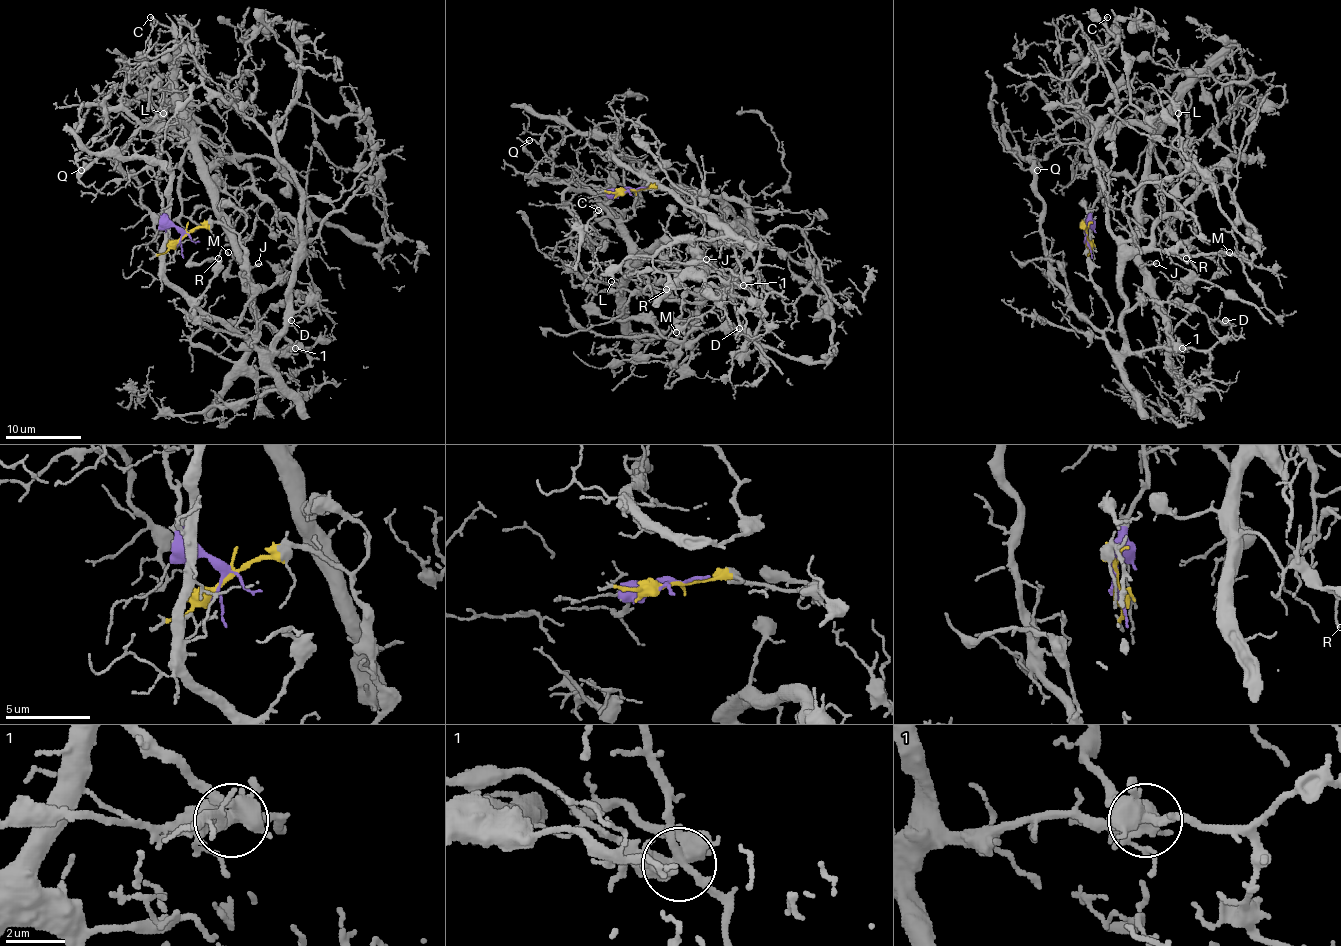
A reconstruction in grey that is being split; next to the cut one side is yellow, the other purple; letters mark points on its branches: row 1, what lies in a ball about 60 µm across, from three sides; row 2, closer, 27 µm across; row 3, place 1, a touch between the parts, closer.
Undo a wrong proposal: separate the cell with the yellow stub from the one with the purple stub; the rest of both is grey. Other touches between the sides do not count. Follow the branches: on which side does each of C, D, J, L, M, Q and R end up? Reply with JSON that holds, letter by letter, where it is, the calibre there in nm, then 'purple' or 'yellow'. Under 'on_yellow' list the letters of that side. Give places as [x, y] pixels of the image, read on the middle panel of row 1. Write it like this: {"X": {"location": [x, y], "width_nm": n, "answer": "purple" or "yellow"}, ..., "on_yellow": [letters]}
{"C": {"location": [598, 210], "width_nm": 180, "answer": "yellow"}, "D": {"location": [739, 328], "width_nm": 110, "answer": "yellow"}, "J": {"location": [706, 259], "width_nm": 100, "answer": "purple"}, "L": {"location": [611, 281], "width_nm": 120, "answer": "purple"}, "M": {"location": [676, 332], "width_nm": 140, "answer": "yellow"}, "Q": {"location": [529, 140], "width_nm": 170, "answer": "purple"}, "R": {"location": [666, 289], "width_nm": 110, "answer": "yellow"}, "on_yellow": ["C", "D", "M", "R"]}

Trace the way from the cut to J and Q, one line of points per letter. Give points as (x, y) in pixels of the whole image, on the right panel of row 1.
J: (1087, 238), (1100, 193), (1092, 142), (1140, 125), (1149, 151), (1138, 259), (1142, 270), (1157, 263)
Q: (1087, 238), (1087, 219), (1100, 193), (1092, 153), (1098, 130), (1079, 109), (1056, 130), (1058, 143), (1038, 170)

